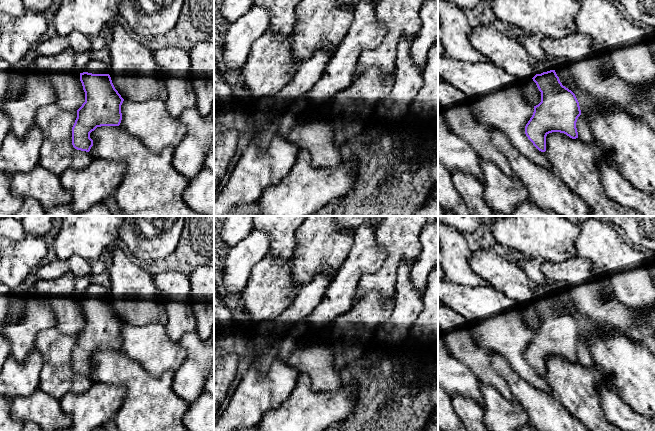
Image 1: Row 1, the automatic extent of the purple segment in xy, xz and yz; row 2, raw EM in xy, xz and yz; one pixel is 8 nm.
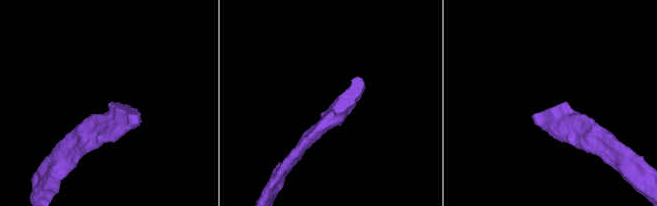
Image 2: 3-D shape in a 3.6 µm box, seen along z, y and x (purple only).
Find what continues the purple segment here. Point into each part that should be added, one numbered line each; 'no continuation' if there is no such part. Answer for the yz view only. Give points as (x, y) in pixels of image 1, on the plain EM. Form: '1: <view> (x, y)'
1: yz (540, 291)

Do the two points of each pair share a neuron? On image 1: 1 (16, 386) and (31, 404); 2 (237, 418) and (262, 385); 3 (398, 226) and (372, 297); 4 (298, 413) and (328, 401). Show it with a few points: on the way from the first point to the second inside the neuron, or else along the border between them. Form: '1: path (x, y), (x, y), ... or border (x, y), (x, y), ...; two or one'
1: border (38, 389), (28, 395), (16, 396), (11, 400); two
2: path (244, 410), (257, 393); one
3: border (393, 298), (369, 291), (354, 304); two
4: path (305, 413), (314, 412), (321, 408); one

